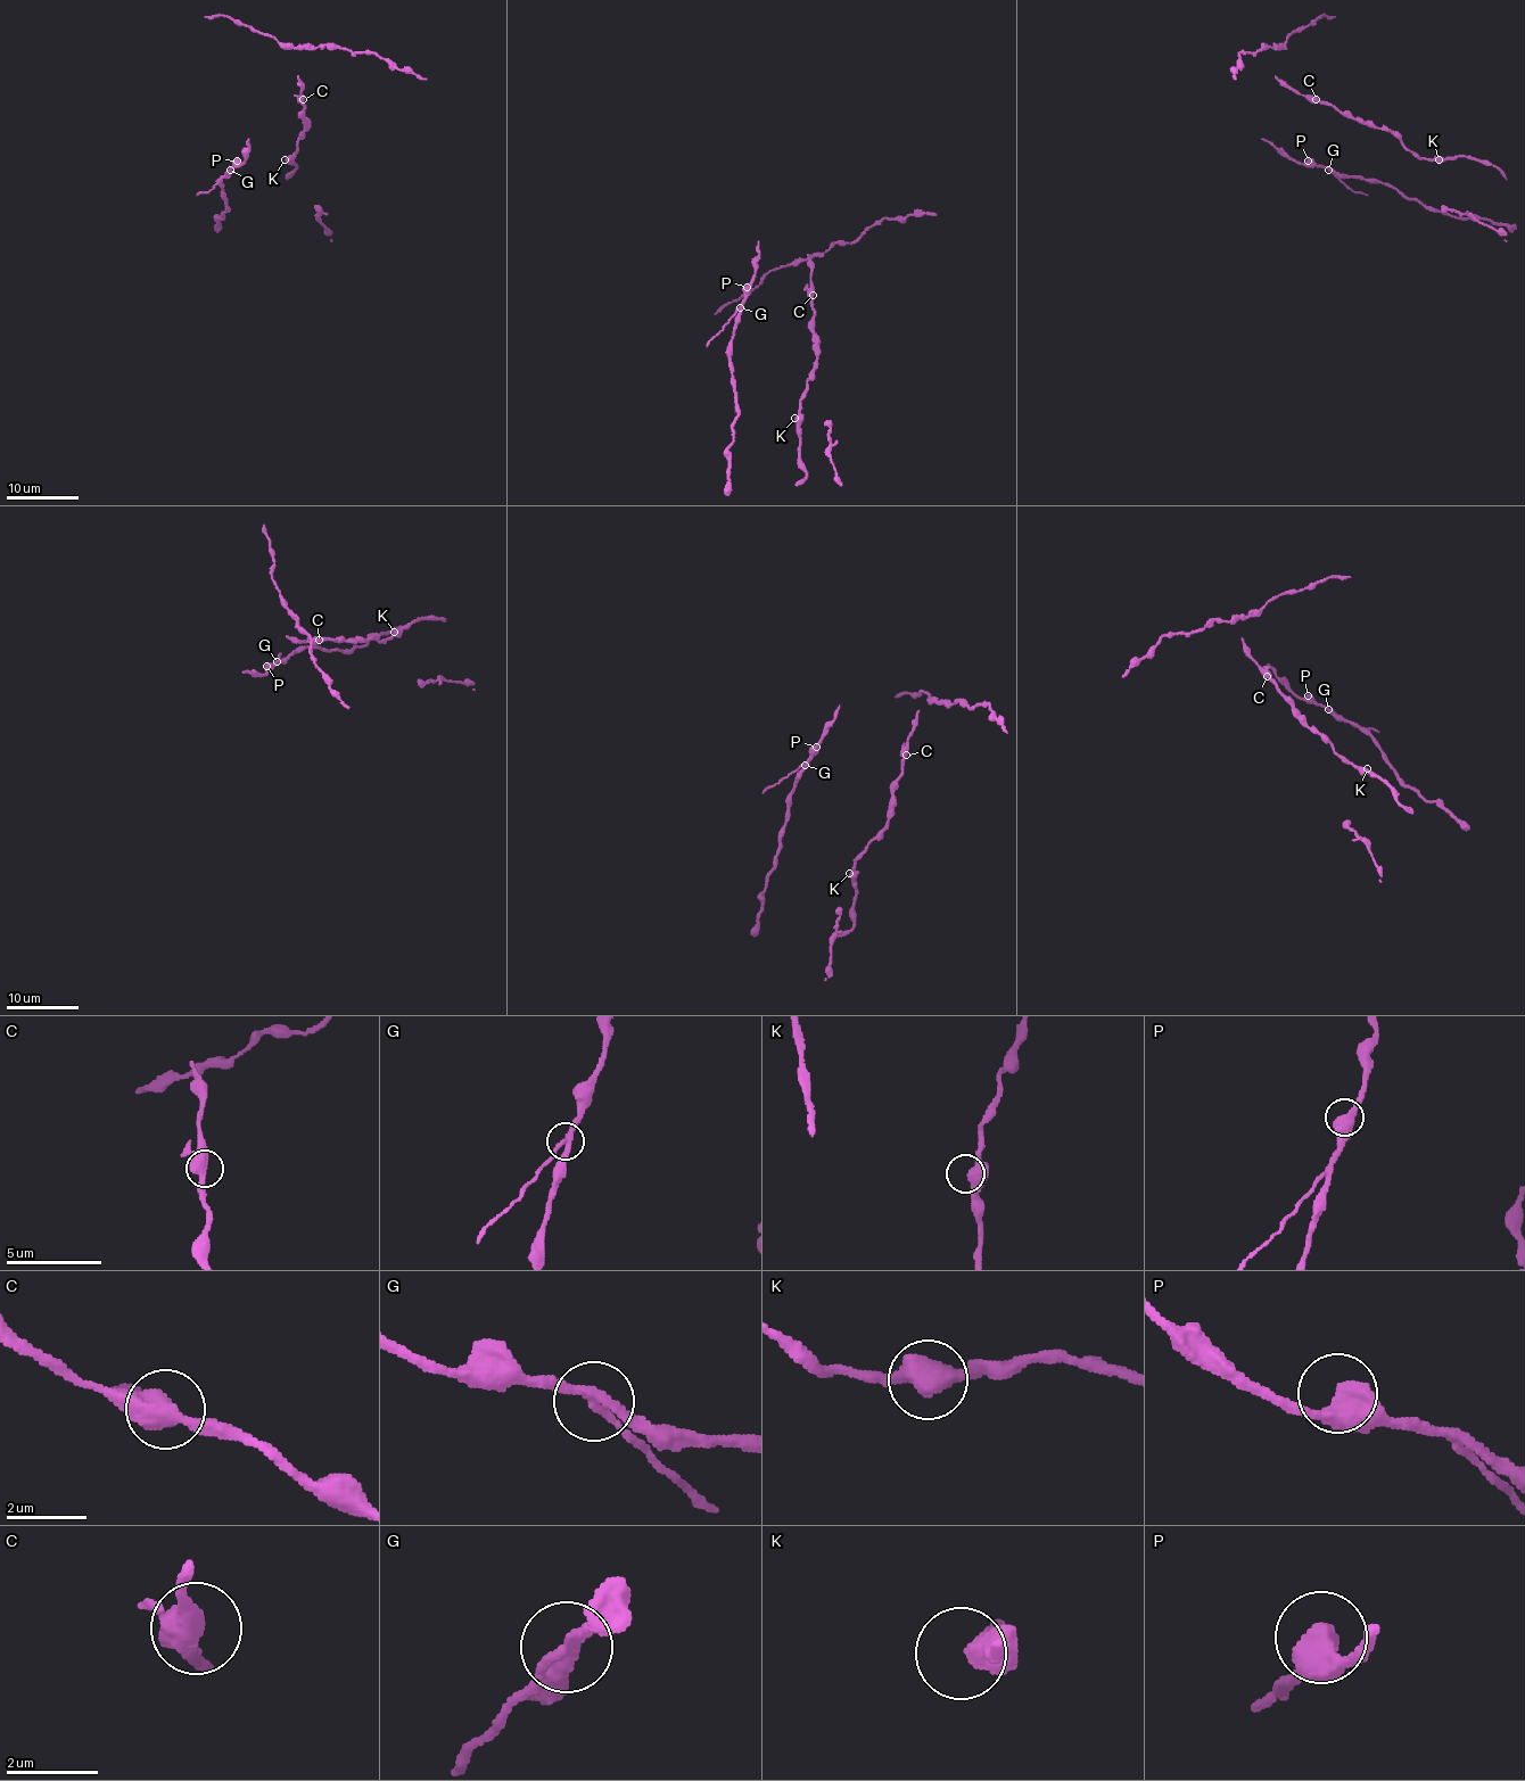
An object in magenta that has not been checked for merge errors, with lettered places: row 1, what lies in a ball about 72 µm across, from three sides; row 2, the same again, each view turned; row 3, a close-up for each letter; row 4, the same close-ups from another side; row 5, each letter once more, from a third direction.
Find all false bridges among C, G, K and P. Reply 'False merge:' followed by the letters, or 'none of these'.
False merge: G

